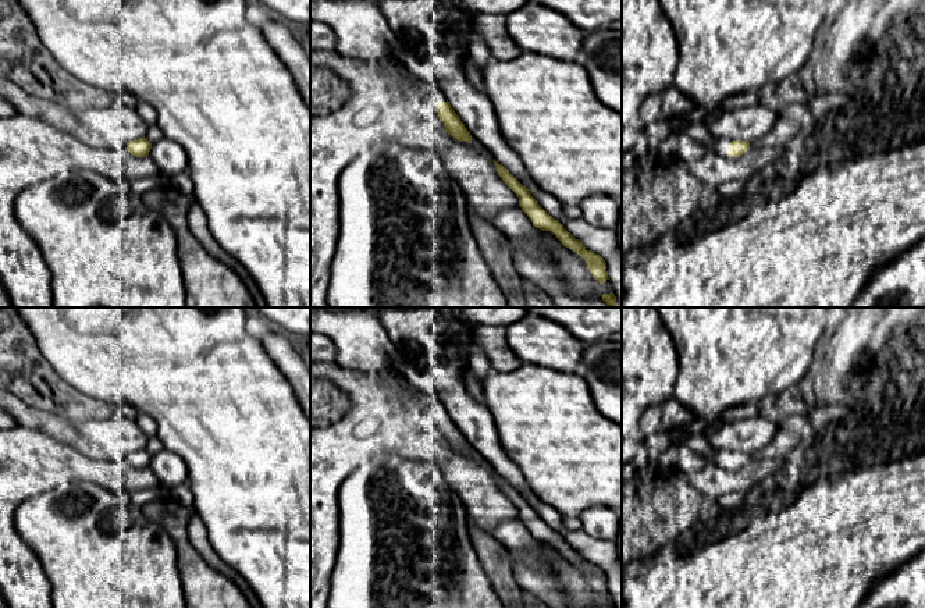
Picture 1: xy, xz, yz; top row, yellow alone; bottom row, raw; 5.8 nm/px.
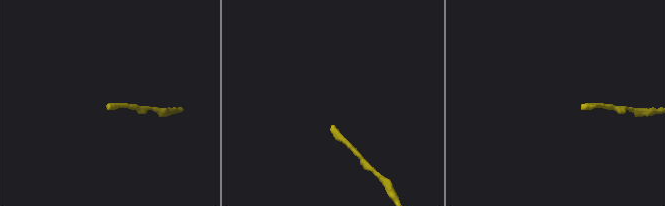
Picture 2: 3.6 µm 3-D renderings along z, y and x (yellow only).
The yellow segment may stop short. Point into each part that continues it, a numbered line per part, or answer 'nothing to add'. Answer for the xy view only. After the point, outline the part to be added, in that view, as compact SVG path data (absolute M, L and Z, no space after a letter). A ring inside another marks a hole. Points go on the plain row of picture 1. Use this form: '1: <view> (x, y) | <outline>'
nothing to add

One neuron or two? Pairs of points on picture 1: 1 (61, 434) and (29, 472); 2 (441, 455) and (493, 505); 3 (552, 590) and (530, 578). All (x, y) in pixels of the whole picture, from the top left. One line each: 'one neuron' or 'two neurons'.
1: two neurons
2: one neuron
3: one neuron

